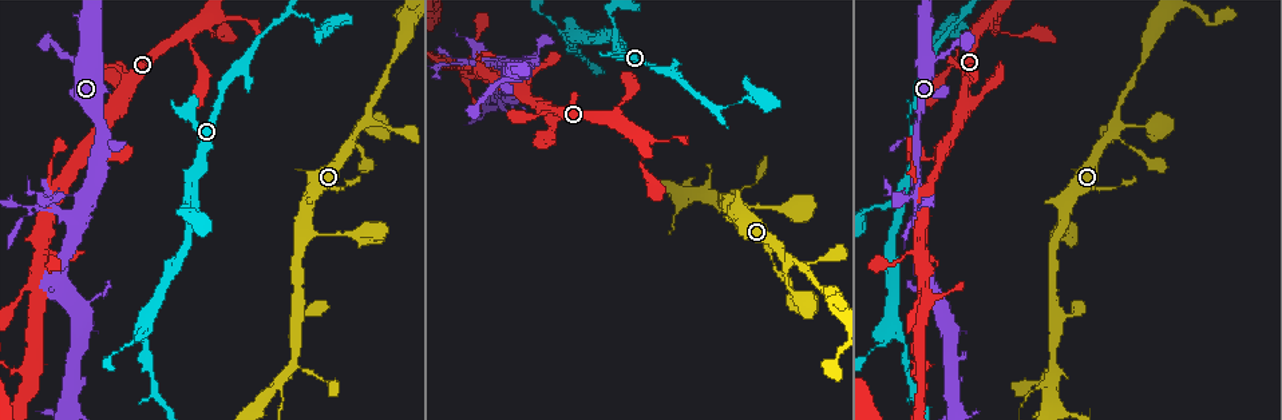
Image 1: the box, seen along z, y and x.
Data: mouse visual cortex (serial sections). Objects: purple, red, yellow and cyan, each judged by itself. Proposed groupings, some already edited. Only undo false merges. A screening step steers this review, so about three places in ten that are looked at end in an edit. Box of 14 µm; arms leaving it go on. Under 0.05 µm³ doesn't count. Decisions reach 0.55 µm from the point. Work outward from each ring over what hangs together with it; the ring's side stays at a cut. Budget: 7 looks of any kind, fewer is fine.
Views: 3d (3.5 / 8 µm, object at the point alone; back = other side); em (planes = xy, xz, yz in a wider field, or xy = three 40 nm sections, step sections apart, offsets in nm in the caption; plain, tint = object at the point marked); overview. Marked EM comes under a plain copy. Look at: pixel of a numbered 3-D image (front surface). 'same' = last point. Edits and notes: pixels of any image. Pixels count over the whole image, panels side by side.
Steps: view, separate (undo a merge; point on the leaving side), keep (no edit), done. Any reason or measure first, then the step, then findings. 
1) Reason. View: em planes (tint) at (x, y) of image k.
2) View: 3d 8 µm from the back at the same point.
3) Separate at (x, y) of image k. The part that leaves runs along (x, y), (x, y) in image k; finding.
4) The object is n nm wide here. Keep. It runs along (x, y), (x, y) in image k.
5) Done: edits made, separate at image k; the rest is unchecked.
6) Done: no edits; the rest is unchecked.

Side arm on a straight run. View: 3d 3.5 µm at (189, 191) of image 1.

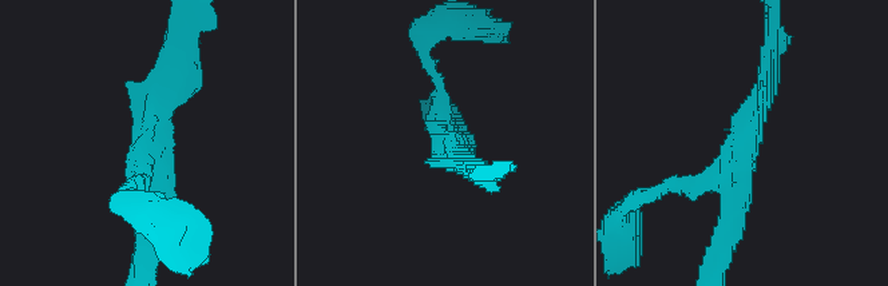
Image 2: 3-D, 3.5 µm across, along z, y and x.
Shape alone is not enough. View: em xy step 3 (tint) at (150, 147) of image 2.

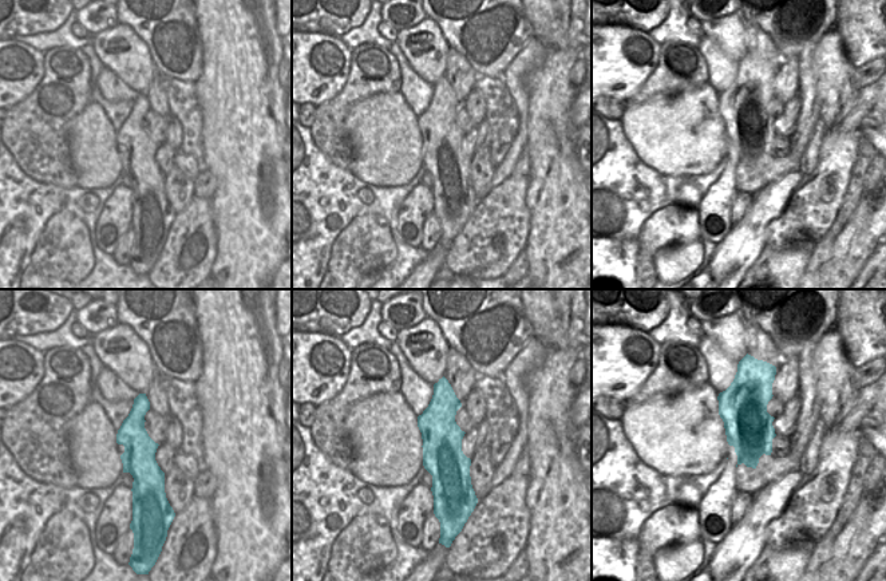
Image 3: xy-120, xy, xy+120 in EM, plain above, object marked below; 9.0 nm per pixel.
The arms are 200, 250, 300 nm wide. Keep. It runs along (442, 382), (450, 497) in image 3; one cell here.

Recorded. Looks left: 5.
Branch point. View: 3d 3.5 µm at (1050, 364) of image 1.

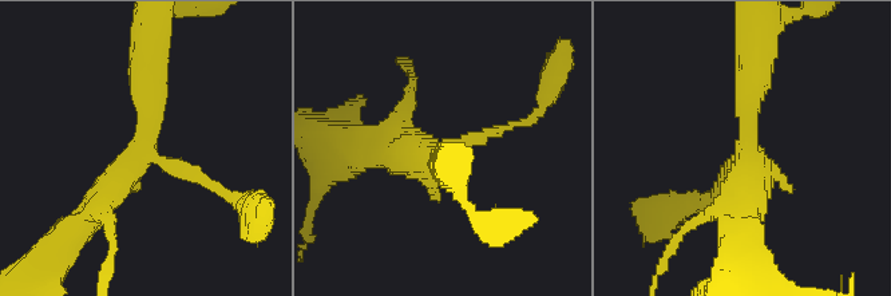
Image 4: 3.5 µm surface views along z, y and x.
View: em xy step 5 (tint) at (744, 157) of image 4.

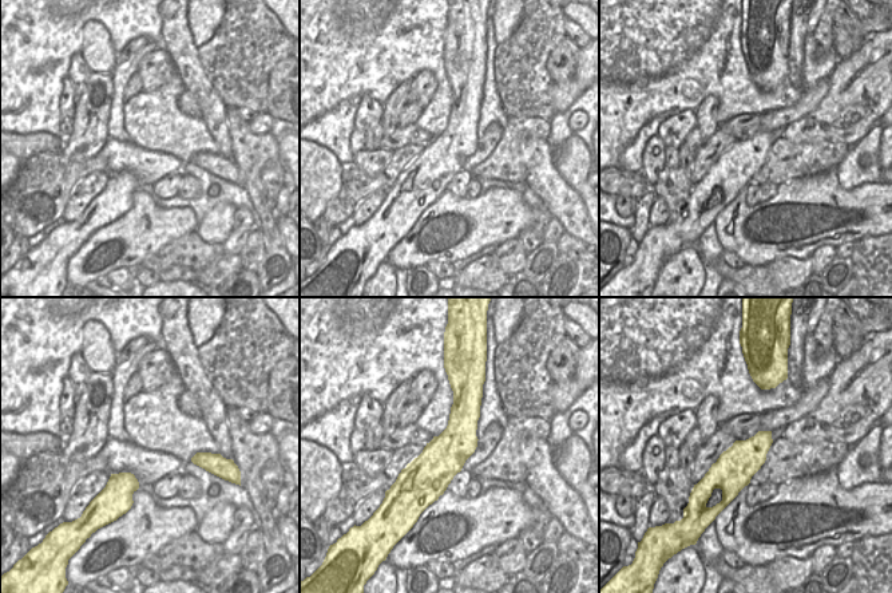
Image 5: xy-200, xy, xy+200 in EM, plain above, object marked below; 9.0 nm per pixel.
Keep. It runs along (149, 64), (141, 154), (83, 220) in image 4; one cell here.

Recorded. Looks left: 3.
Three arms meet. View: 3d 8 µm at (896, 327) of image 1.

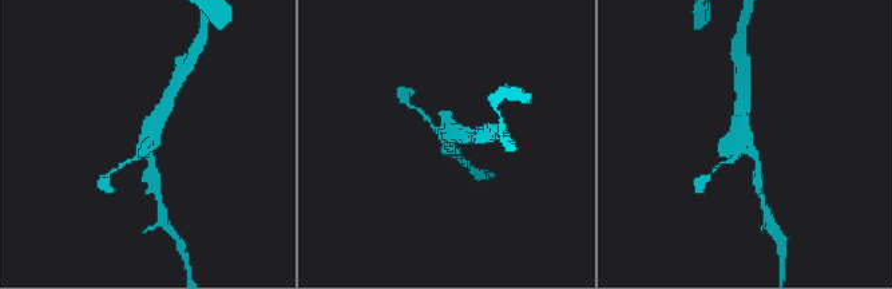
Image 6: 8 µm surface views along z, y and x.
Need the tissue. View: em xy step 2 (tint) at (742, 140) of image 6.

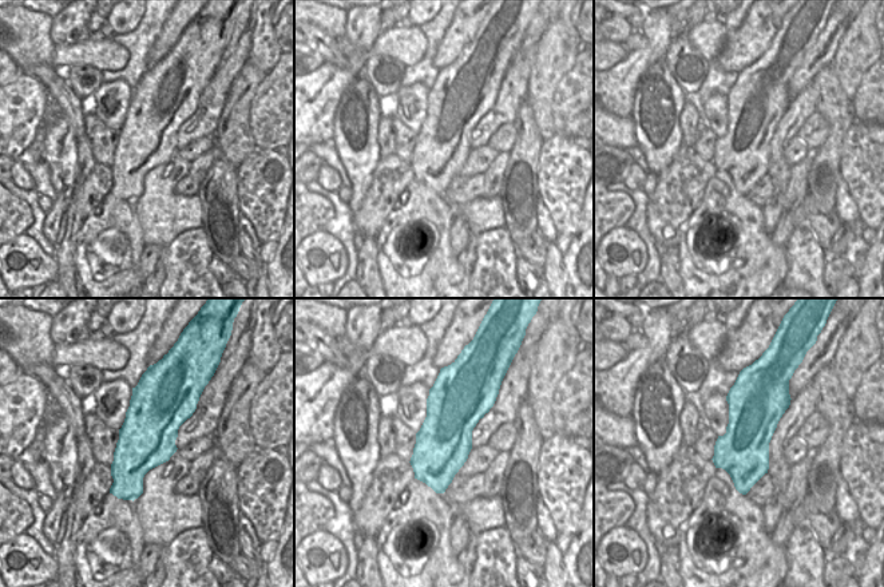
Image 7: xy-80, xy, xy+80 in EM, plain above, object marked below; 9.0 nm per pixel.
The object is 500 nm wide here. Keep. It runs along (742, 107), (741, 137), (758, 175) in image 6; continuous, no second cell.

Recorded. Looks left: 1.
Done: no edits; the rest is unchecked.

